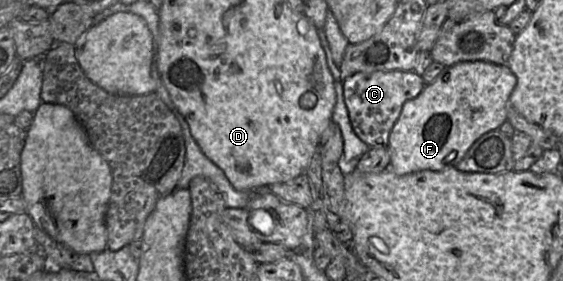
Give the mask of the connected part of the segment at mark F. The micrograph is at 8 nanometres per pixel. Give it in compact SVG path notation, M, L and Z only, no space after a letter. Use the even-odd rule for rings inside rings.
M464 61L445 67L420 94L404 103L388 137L390 169L399 176L455 167L483 134L507 119L507 103L516 77L507 65Z

